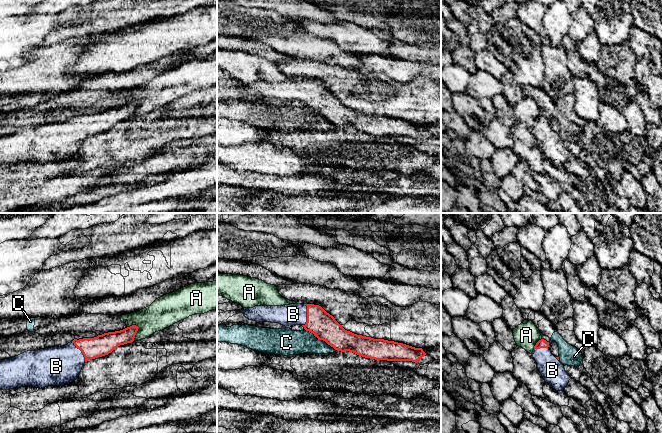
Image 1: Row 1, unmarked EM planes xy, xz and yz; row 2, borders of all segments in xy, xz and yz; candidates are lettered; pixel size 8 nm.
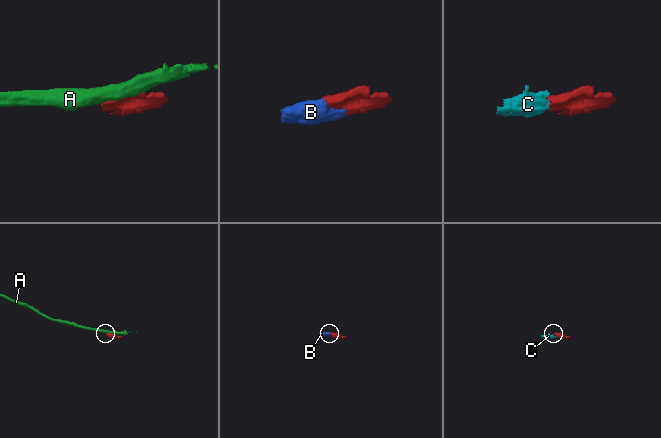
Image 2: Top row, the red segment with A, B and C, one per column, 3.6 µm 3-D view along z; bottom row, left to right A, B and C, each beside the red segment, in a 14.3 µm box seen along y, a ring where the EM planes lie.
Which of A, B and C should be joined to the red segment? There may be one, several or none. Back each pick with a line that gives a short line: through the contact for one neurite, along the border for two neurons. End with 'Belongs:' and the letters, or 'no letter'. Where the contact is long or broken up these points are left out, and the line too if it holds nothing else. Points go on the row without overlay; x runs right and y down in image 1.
Belongs: B

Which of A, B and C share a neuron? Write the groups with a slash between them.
A / B / C

